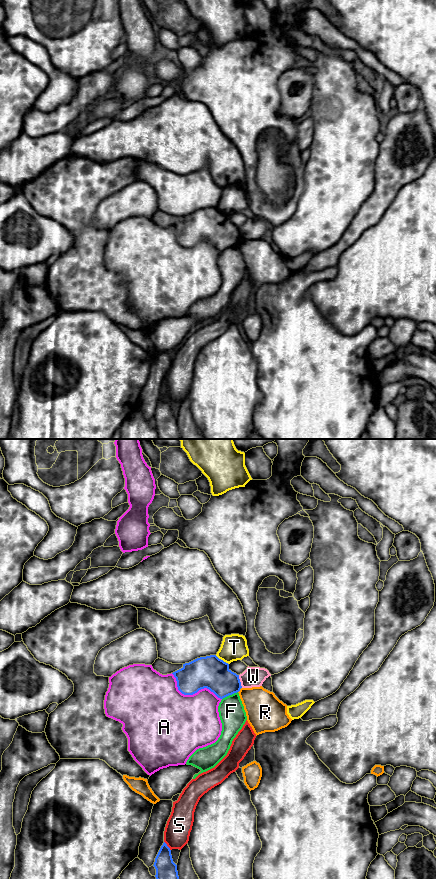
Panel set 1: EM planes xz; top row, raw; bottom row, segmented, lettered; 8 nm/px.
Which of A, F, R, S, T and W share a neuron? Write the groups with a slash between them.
A / F / R / S / T / W

